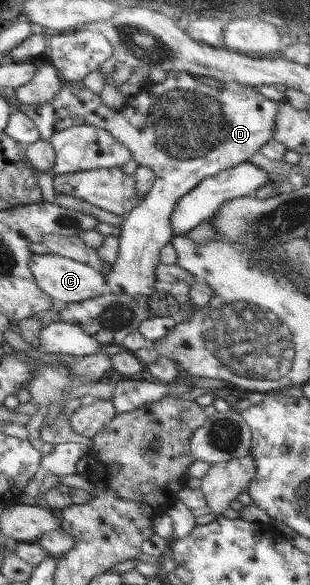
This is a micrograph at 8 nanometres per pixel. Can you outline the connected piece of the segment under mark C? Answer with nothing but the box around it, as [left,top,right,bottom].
[30,254,109,303]

